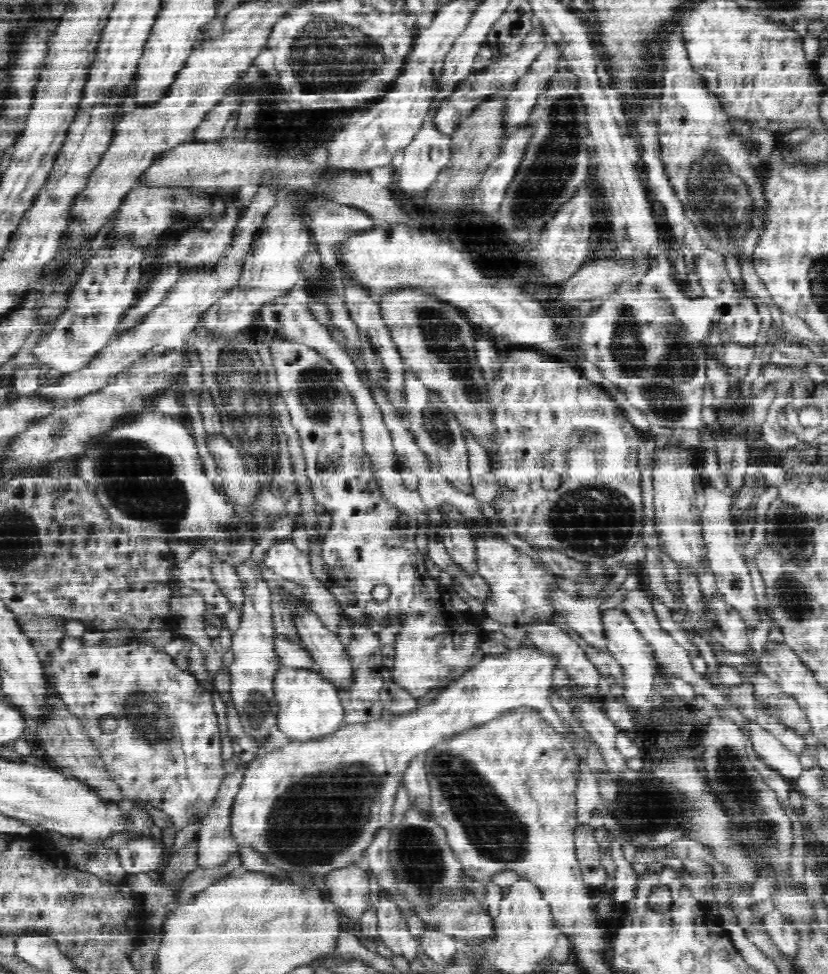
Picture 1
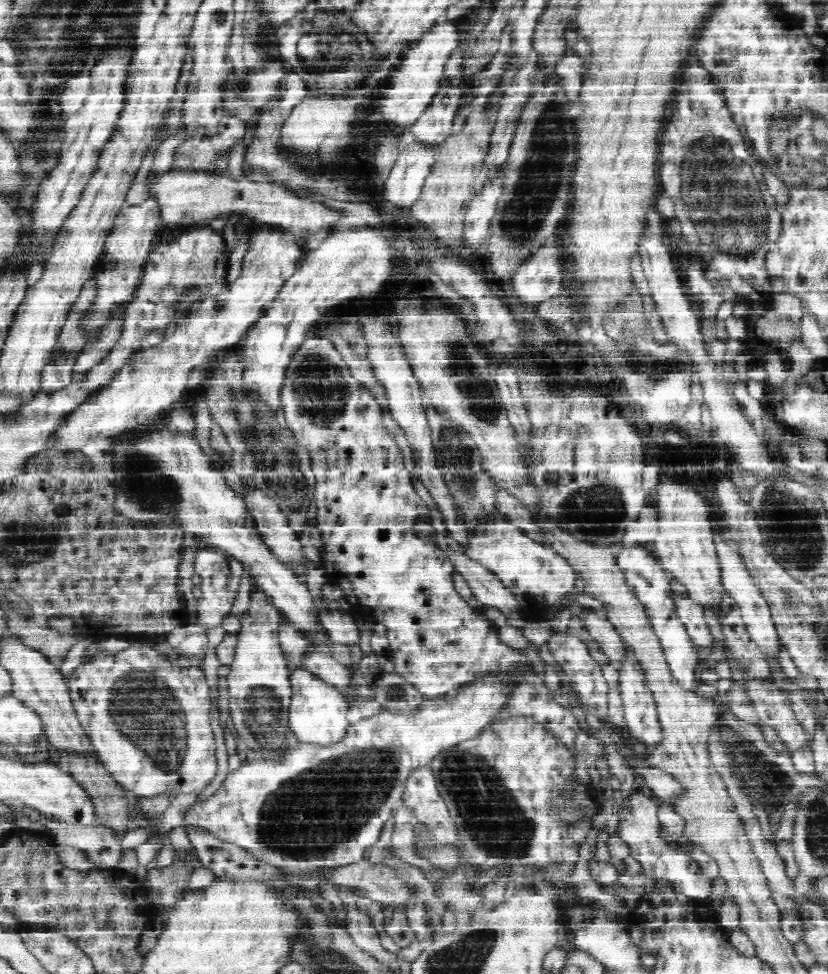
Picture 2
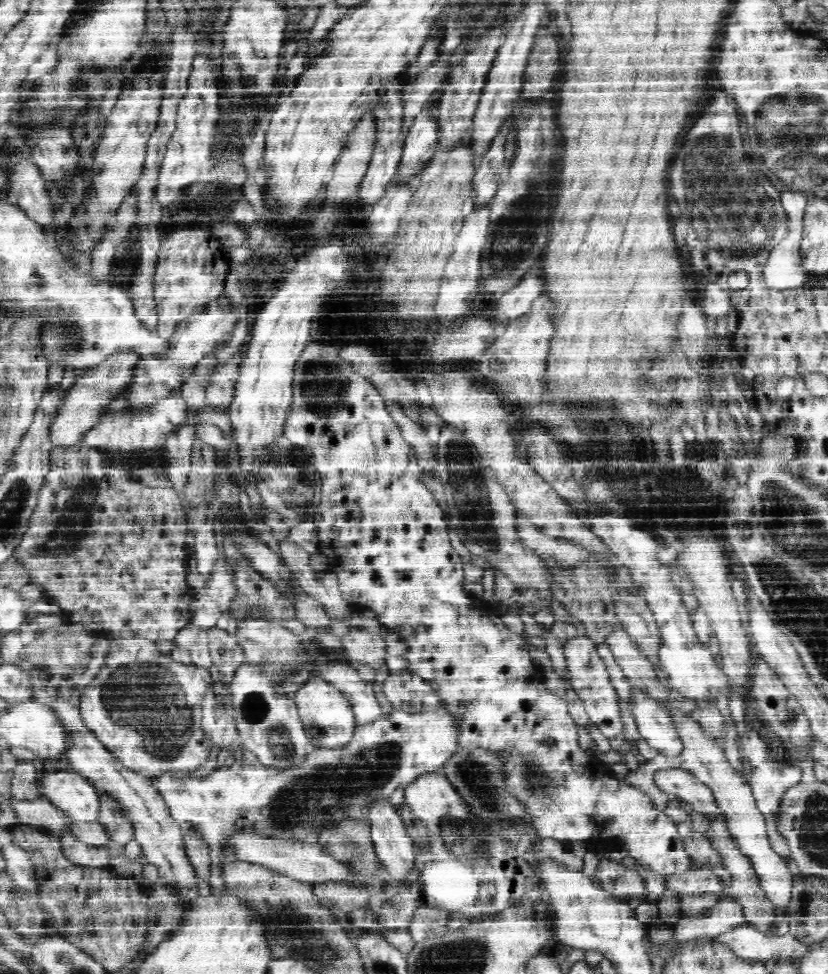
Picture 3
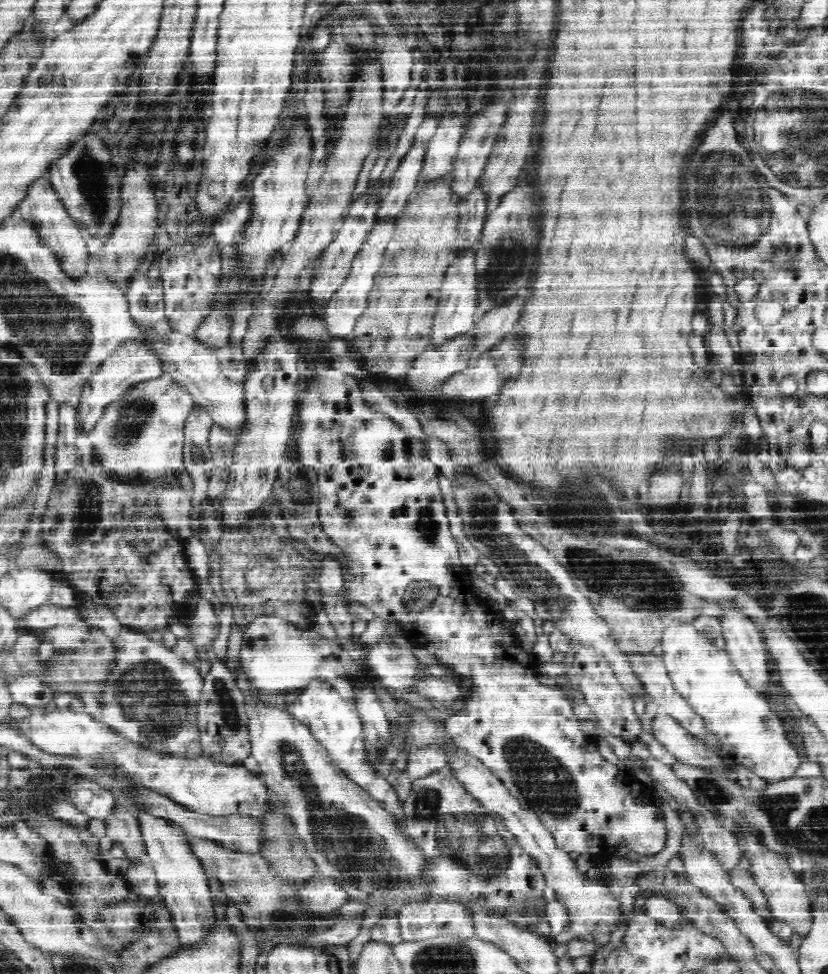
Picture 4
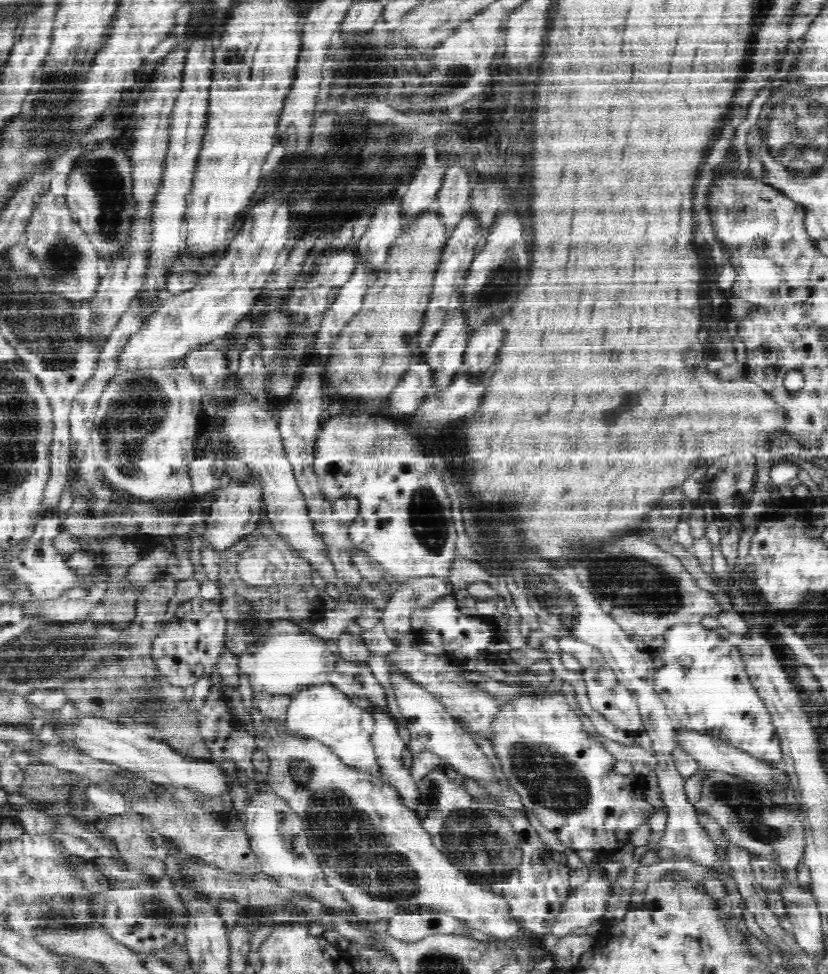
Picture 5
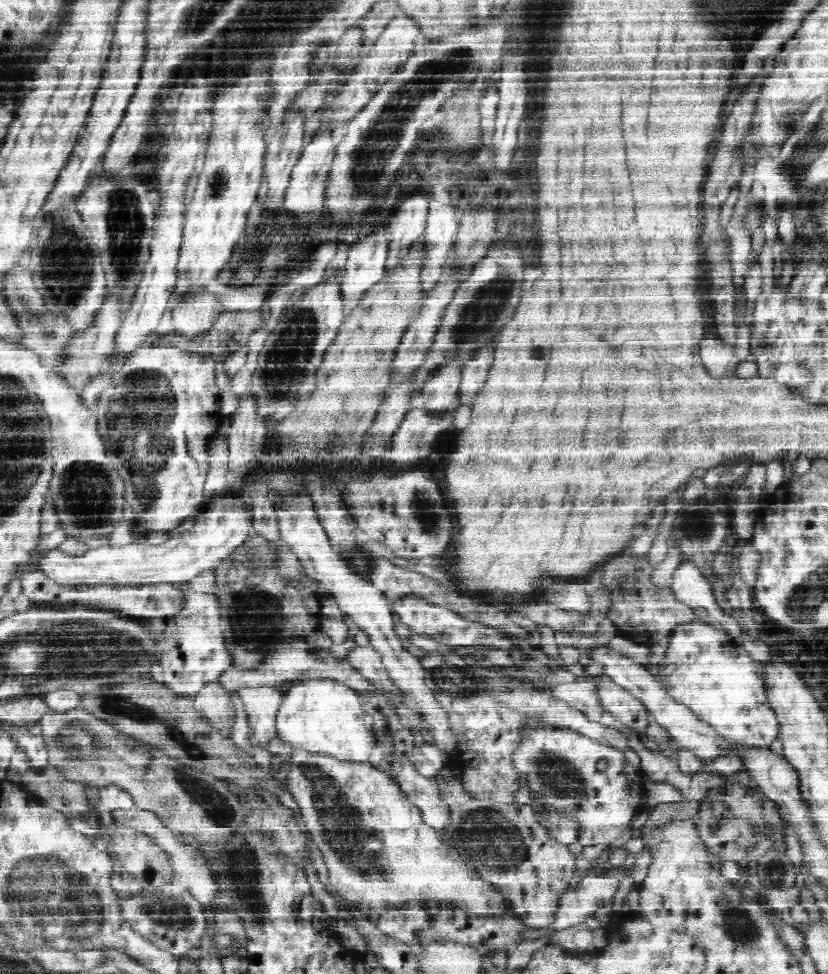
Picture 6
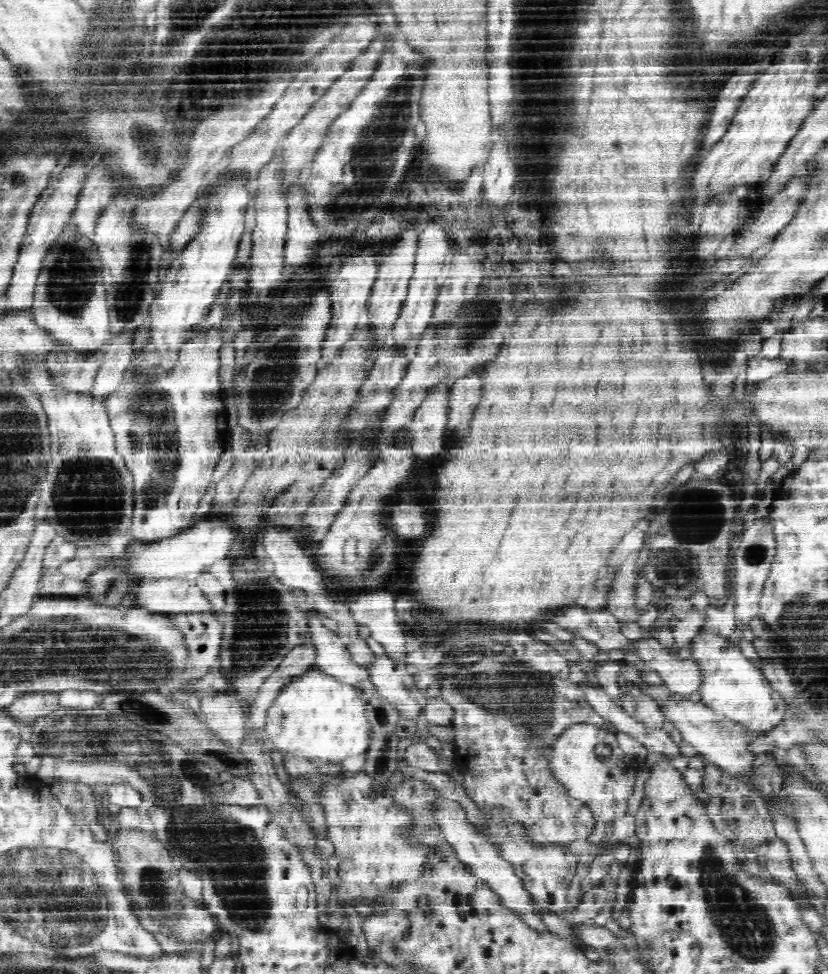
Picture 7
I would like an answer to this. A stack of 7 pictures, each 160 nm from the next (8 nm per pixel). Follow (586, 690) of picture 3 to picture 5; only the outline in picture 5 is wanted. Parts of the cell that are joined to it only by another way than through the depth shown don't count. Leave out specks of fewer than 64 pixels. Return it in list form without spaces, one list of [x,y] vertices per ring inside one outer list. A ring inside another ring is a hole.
[[[586,668],[582,674],[594,710],[622,731],[637,733],[644,729],[637,696],[618,680],[610,668]]]

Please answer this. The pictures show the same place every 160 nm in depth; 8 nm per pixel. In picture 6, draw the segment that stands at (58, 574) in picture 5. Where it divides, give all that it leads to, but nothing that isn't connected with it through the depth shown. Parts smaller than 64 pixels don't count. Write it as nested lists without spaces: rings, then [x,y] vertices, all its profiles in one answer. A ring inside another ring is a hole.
[[[216,498],[210,502],[210,508],[194,520],[194,526],[187,526],[192,530],[168,538],[164,544],[150,546],[132,543],[122,548],[117,545],[102,544],[98,548],[91,549],[92,558],[72,558],[56,548],[48,551],[44,555],[44,560],[38,564],[52,581],[60,584],[160,584],[160,582],[183,584],[202,572],[218,568],[220,562],[224,562],[238,546],[242,546],[248,540],[250,526],[252,526],[252,516],[240,500]]]

